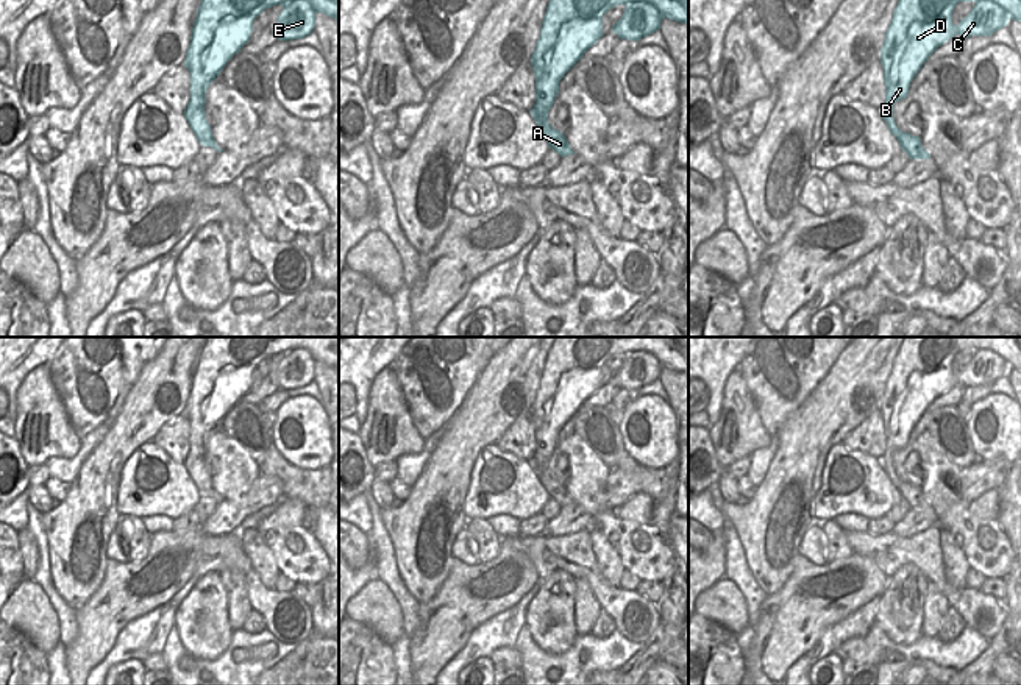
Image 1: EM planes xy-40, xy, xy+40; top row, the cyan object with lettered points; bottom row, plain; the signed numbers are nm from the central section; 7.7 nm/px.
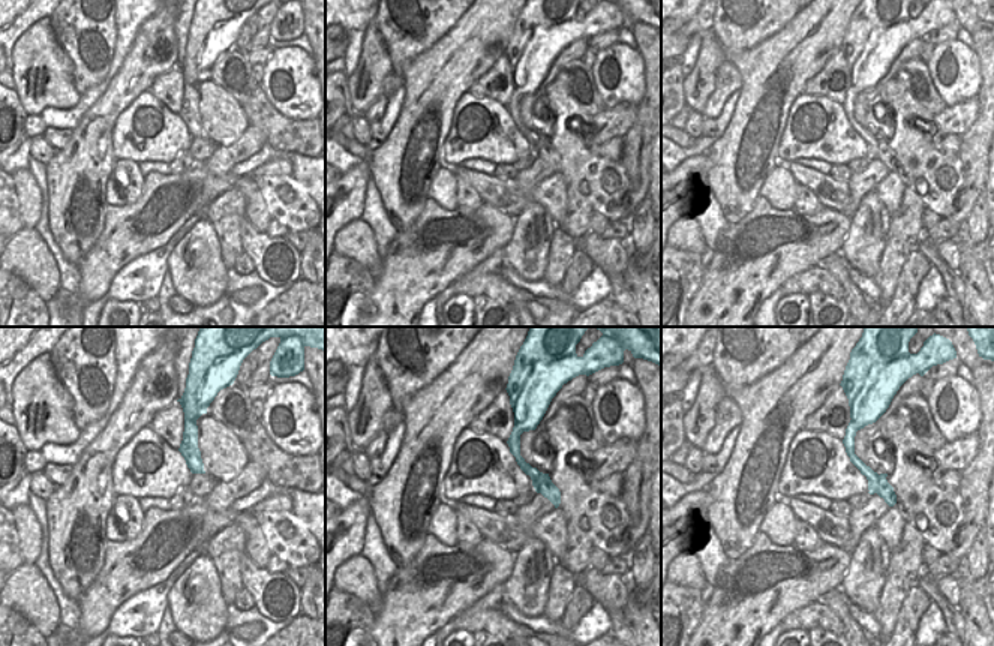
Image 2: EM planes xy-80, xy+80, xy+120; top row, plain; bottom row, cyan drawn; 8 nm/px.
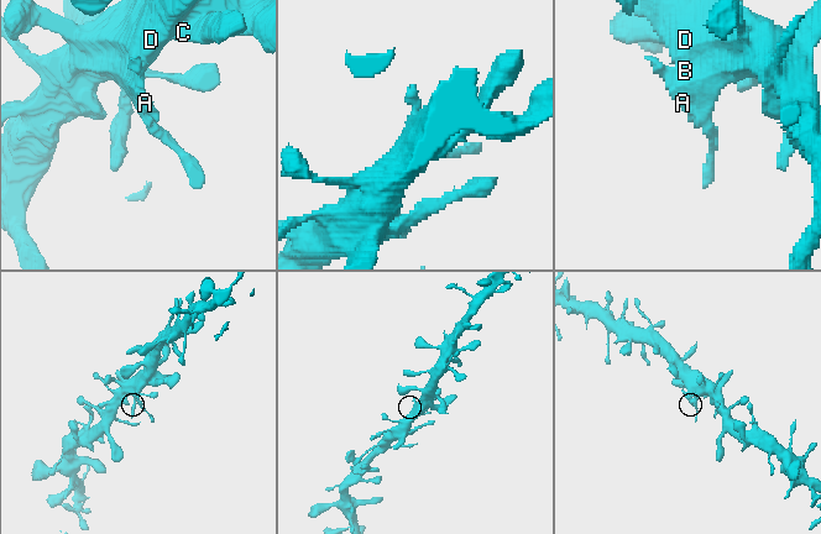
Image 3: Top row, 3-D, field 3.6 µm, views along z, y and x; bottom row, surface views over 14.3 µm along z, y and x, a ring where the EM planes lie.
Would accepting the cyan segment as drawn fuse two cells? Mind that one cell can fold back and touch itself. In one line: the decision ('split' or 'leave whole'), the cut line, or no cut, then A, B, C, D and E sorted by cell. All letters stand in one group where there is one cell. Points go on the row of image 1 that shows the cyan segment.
split; cut xy (536, 97), (542, 97), (548, 110); groups A / B C D E

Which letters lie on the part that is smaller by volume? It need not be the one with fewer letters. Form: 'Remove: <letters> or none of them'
Remove: A.

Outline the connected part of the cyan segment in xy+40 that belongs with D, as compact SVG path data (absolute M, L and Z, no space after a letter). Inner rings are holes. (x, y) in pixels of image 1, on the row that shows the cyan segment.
M899 0L880 48L887 100L880 115L885 123L893 114L891 100L909 95L912 80L938 47L957 34L965 39L991 36L1010 19L1021 22L1021 0ZM960 2L976 5L954 25L952 12Z

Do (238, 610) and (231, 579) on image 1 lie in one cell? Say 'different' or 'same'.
same

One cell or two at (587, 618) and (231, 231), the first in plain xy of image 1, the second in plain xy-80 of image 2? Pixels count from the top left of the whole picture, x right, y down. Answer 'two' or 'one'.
one

